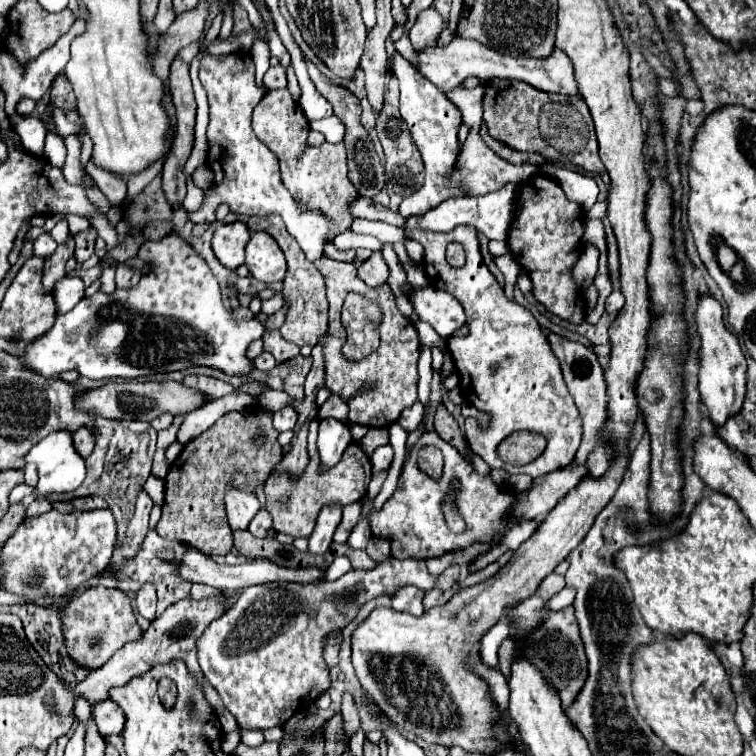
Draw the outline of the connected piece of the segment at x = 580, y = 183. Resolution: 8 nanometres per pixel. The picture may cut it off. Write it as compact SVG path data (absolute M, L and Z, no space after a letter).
M543 164L540 171L557 180L559 186L565 190L567 198L583 206L585 212L591 210L591 206L597 202L599 188L591 176L585 176L585 174L579 174L579 172L573 172L555 164Z

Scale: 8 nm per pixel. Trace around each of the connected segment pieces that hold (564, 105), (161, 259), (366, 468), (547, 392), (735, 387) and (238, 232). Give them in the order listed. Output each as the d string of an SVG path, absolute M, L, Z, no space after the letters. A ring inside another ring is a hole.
M493 78L485 84L483 98L483 122L489 126L489 134L515 150L539 152L547 160L559 164L581 166L587 172L605 172L599 154L593 118L581 96L563 96L543 90L535 90L525 82Z
M169 234L157 242L145 242L141 246L141 258L155 264L153 272L143 276L141 282L131 290L115 290L113 294L95 292L91 298L83 298L67 314L57 314L55 324L39 338L27 342L27 348L19 356L23 366L41 374L43 378L57 378L65 370L77 370L81 376L91 380L105 378L137 378L157 372L183 370L193 364L215 366L229 376L247 374L253 364L245 356L247 346L263 336L263 324L253 318L237 322L231 312L221 304L219 282L211 274L205 260L177 234Z
M317 418L309 424L309 458L311 458L311 462L299 480L289 480L287 476L273 476L265 482L266 509L273 516L273 528L277 532L289 534L293 538L311 536L317 514L323 506L327 506L327 504L345 506L345 504L359 502L367 494L367 486L371 480L371 460L363 452L363 448L355 442L345 448L337 466L333 466L329 472L321 470L321 458L319 458L319 450L317 450Z
M457 226L449 234L427 234L423 230L413 230L409 236L423 244L423 262L435 270L437 280L441 280L445 290L459 300L467 316L465 324L469 328L469 336L447 340L447 350L451 352L459 372L459 390L463 400L491 414L491 424L487 430L479 430L475 418L465 420L465 434L471 450L477 452L491 468L501 468L509 474L523 472L533 478L571 464L583 438L579 410L575 410L575 402L571 402L571 394L563 382L559 362L549 348L541 326L527 308L505 296L499 282L483 264L477 230L473 226ZM451 242L459 242L467 252L467 262L463 268L451 268L451 264L445 260L445 248ZM493 366L497 370L491 370ZM517 430L539 432L547 440L545 452L527 466L507 466L495 454L497 444Z
M701 296L695 308L695 324L697 324L697 334L701 338L699 346L699 392L703 396L703 402L709 410L709 418L717 424L723 426L725 420L731 414L737 414L741 410L741 402L745 396L745 372L747 372L747 362L745 356L739 348L739 340L735 334L725 330L723 324L723 308L713 296Z
M243 222L221 224L213 234L213 252L223 266L235 270L245 262L245 246L249 238L251 232Z

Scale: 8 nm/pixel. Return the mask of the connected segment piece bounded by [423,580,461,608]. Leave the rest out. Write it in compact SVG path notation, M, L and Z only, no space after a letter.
M457 580L457 582L451 586L451 590L447 590L447 592L437 592L437 590L427 592L427 594L425 594L425 600L423 600L425 608L435 608L435 606L439 606L439 604L445 604L459 588L461 588L461 586L459 586L459 580Z

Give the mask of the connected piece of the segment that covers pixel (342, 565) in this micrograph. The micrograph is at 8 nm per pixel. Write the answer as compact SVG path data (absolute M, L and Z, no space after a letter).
M337 556L335 562L325 570L325 578L323 578L323 580L329 580L329 582L331 582L331 580L343 576L347 570L351 570L349 558L347 558L347 556Z

